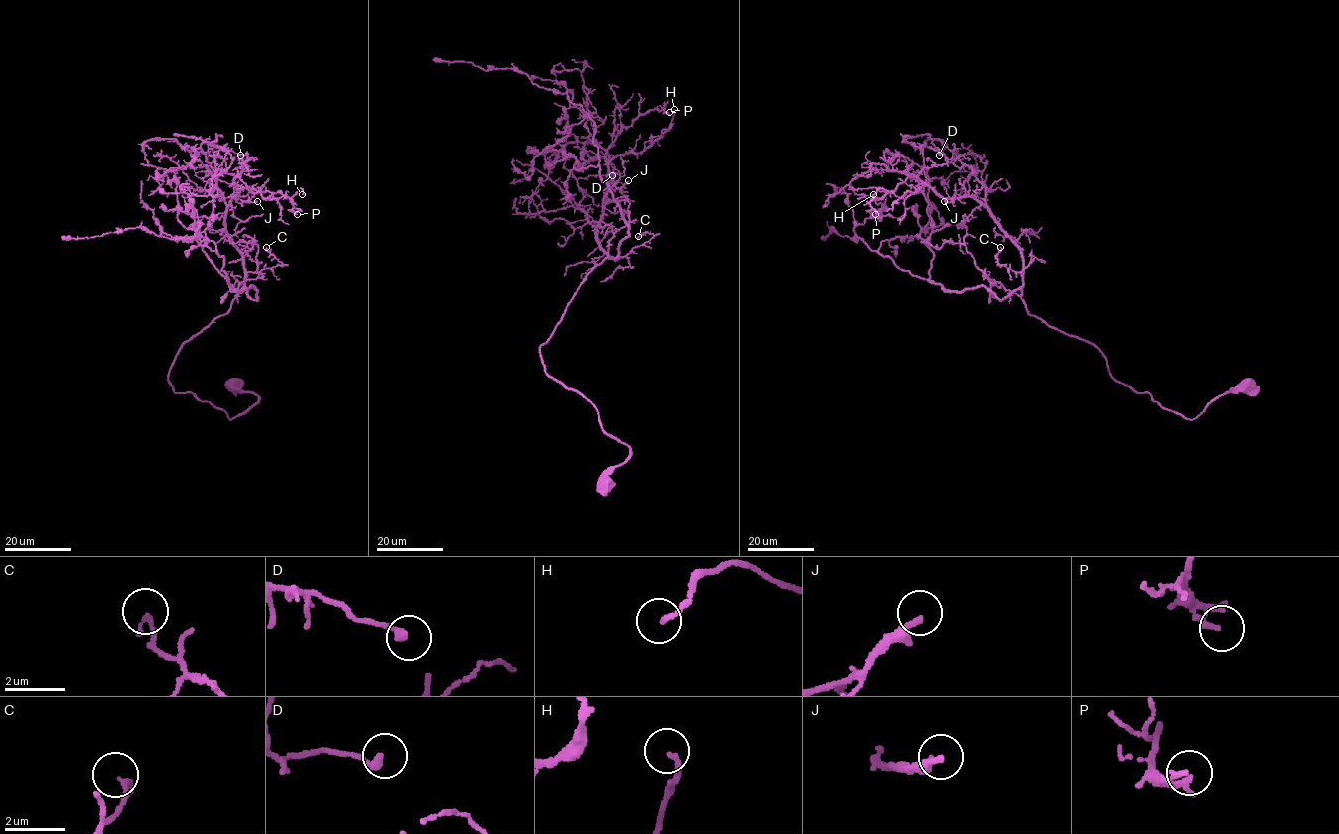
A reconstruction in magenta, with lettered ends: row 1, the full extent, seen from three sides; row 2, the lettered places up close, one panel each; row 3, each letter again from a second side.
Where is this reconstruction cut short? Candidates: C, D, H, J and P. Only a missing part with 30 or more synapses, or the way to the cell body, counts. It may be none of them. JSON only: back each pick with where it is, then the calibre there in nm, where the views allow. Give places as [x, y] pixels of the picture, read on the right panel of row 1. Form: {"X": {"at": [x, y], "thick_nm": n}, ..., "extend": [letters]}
{"extend": []}

